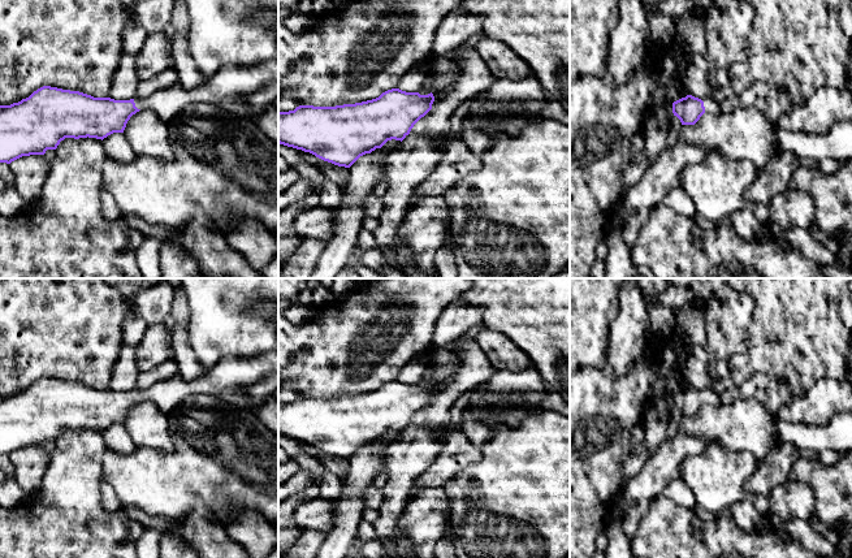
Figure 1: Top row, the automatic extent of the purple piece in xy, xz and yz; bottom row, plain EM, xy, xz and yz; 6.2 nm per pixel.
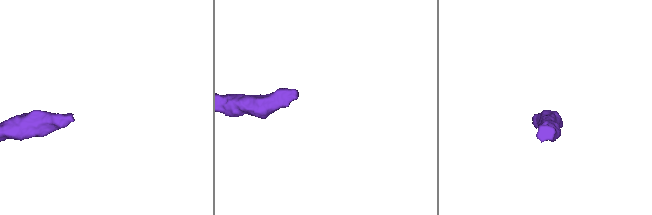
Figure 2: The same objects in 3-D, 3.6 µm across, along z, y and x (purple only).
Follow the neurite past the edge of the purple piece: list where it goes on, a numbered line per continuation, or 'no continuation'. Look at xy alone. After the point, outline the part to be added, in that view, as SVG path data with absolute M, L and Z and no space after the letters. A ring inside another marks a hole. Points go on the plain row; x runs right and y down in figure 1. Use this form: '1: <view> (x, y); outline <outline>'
1: xy (232, 372); outline M278 329L276 334L277 347L272 351L259 354L256 356L225 356L212 368L195 380L185 380L180 373L173 377L159 381L148 389L134 389L138 401L150 401L155 403L163 412L172 416L173 410L191 395L217 395L226 390L237 390L239 388L254 385L256 381L269 373L278 372Z

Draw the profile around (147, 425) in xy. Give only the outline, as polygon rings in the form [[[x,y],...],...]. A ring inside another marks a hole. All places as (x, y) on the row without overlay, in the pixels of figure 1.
[[[142,399],[133,406],[124,421],[137,447],[150,447],[170,453],[173,446],[172,416],[155,403]]]

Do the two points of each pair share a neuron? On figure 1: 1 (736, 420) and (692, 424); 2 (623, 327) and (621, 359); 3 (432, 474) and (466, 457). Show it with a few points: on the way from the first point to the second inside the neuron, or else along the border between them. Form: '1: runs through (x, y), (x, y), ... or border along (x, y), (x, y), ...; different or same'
1: runs through (726, 424), (703, 424); same
2: runs through (623, 334), (623, 351); same
3: runs through (440, 471), (458, 457); same

